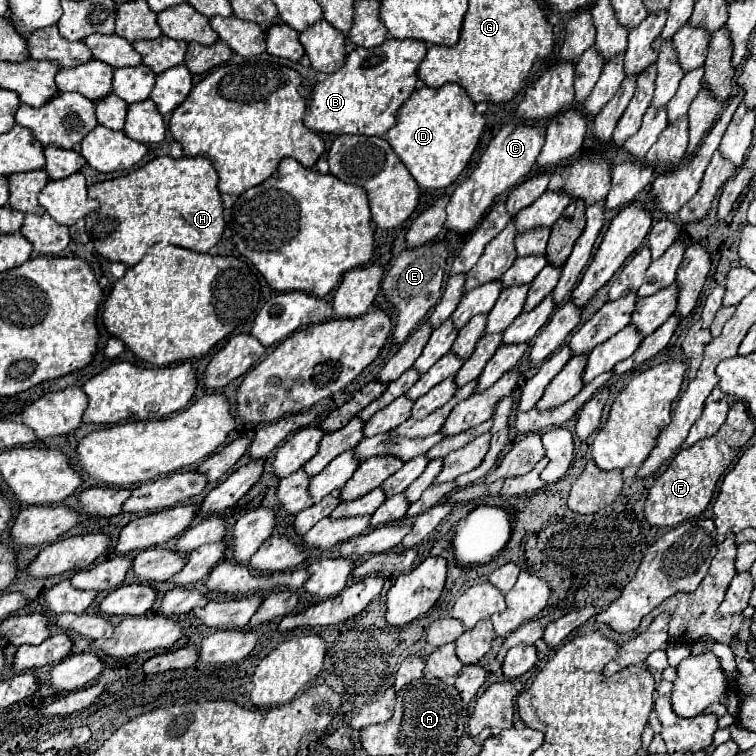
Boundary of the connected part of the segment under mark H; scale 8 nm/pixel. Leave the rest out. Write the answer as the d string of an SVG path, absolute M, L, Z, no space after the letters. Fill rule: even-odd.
M160 156L126 176L88 188L88 196L100 202L98 212L88 214L86 220L96 252L126 266L138 264L144 252L158 242L208 252L222 240L226 226L218 174L204 156Z

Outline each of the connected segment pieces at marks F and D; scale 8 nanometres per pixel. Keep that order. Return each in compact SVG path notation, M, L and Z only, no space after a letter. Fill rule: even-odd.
M736 402L728 412L726 422L714 436L700 440L698 444L682 450L672 460L668 470L656 478L654 486L648 492L646 506L644 506L644 514L646 514L648 522L652 522L656 526L672 528L684 520L700 516L712 500L716 482L730 468L730 464L738 456L740 448L750 440L752 432L754 432L754 420L748 416L744 402Z
M444 84L440 88L418 88L408 104L398 112L398 124L384 136L420 188L436 190L450 186L468 166L480 136L486 126L486 116L476 112L476 104L460 84Z

